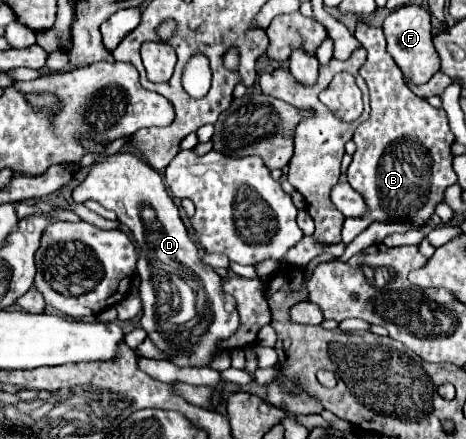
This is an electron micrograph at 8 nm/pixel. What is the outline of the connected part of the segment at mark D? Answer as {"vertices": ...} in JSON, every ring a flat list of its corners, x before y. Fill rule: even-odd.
{"vertices":[[115,153,111,157,99,157,87,177,73,187,73,201,85,203,87,199,97,201,105,209,111,209,117,213,117,221,129,227,133,233,133,239,139,247,139,261,137,261,137,273,141,277,139,293,143,301,143,317,141,327,147,331,147,337,153,341,153,345,169,355,169,361,177,367,209,367,213,357,217,355,219,341,229,339,237,327,239,327,239,313,237,313,237,301,233,295,227,295,223,291,223,279,215,273,215,269,201,261,199,247,191,239,181,213,179,205,173,201,173,197,167,193,165,183,161,175,149,167,143,159,135,157,133,153],[189,287,193,291,193,311,187,311,187,305,181,305,181,289]]}

